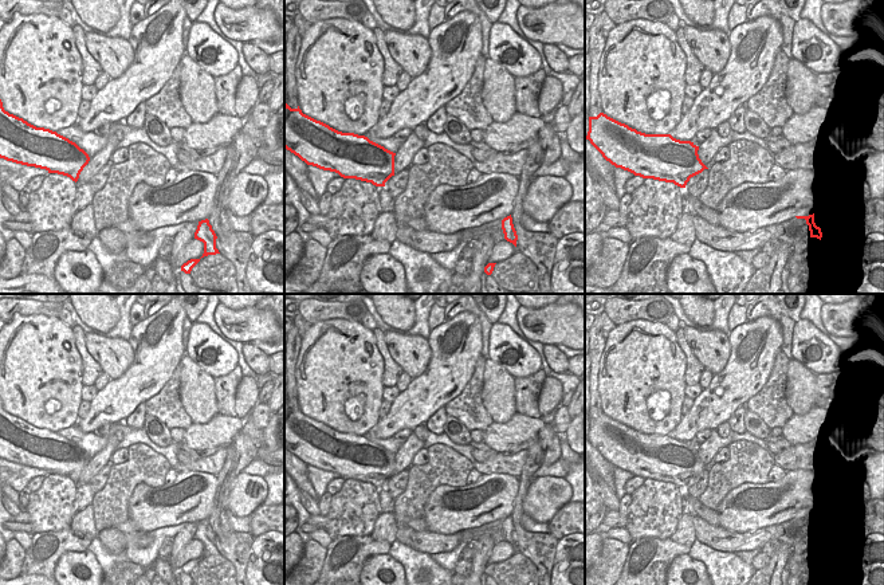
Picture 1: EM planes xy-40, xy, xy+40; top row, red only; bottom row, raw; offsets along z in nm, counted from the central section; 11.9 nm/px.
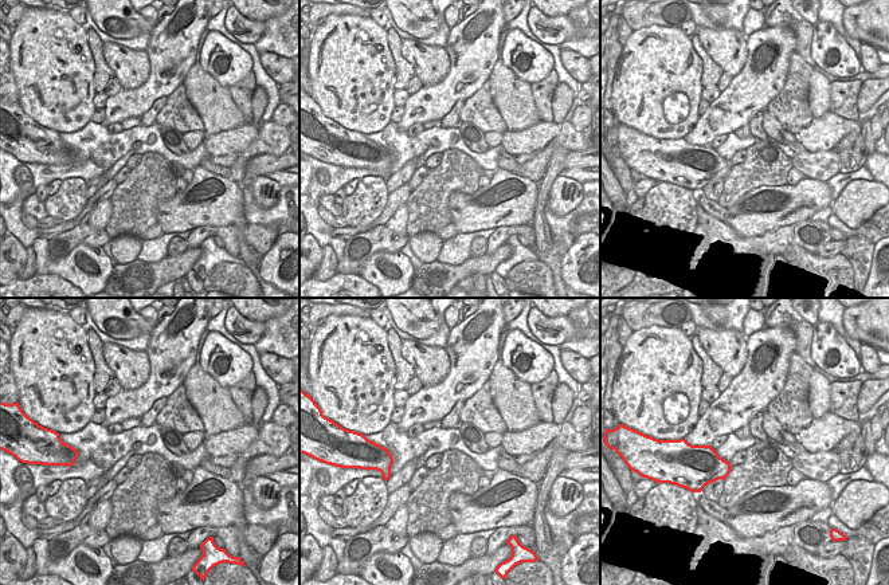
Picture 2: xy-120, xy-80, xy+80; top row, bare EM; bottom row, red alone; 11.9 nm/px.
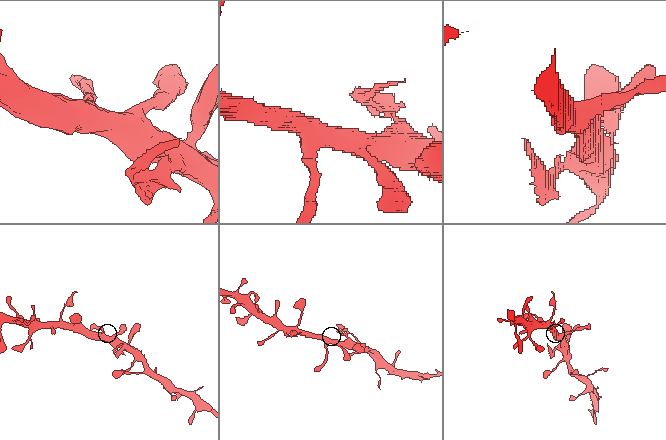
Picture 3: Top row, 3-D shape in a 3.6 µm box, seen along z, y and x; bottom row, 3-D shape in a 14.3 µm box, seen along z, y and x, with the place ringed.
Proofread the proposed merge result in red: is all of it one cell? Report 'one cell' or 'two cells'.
one cell

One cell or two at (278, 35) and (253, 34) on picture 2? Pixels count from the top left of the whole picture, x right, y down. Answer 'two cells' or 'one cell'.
two cells

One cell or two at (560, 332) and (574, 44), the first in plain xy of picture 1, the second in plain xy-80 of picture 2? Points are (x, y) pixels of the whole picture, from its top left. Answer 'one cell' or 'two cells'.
two cells

